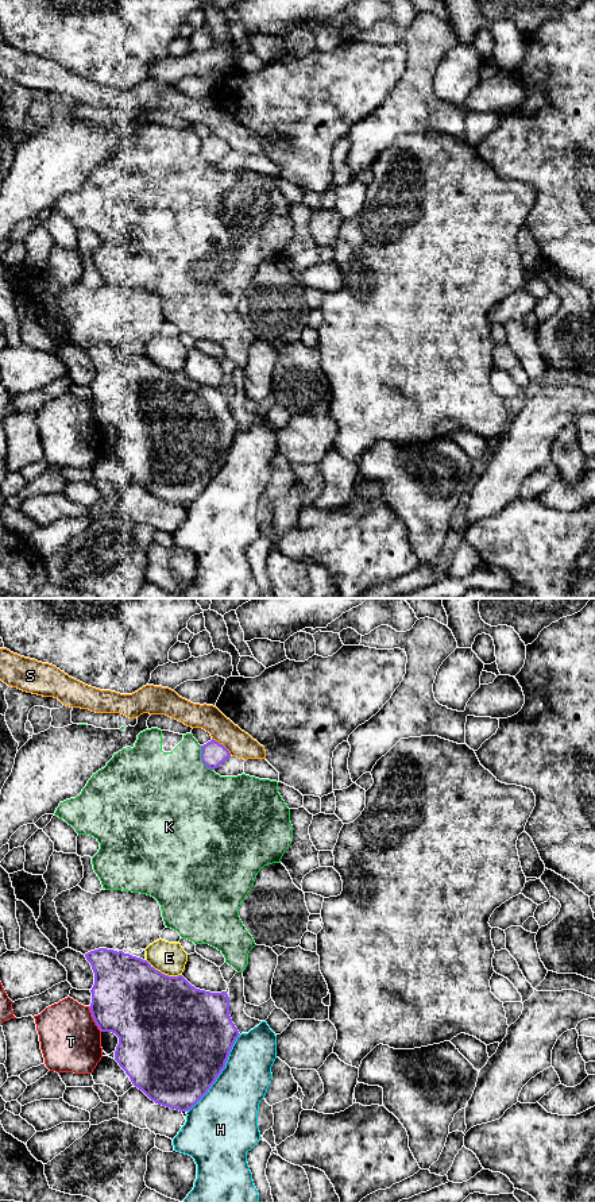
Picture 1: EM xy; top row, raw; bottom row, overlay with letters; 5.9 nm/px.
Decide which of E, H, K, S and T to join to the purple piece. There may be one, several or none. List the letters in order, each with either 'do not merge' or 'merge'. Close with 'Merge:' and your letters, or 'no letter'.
E: do not merge
H: do not merge
K: do not merge
S: do not merge
T: do not merge
Merge: no letter

